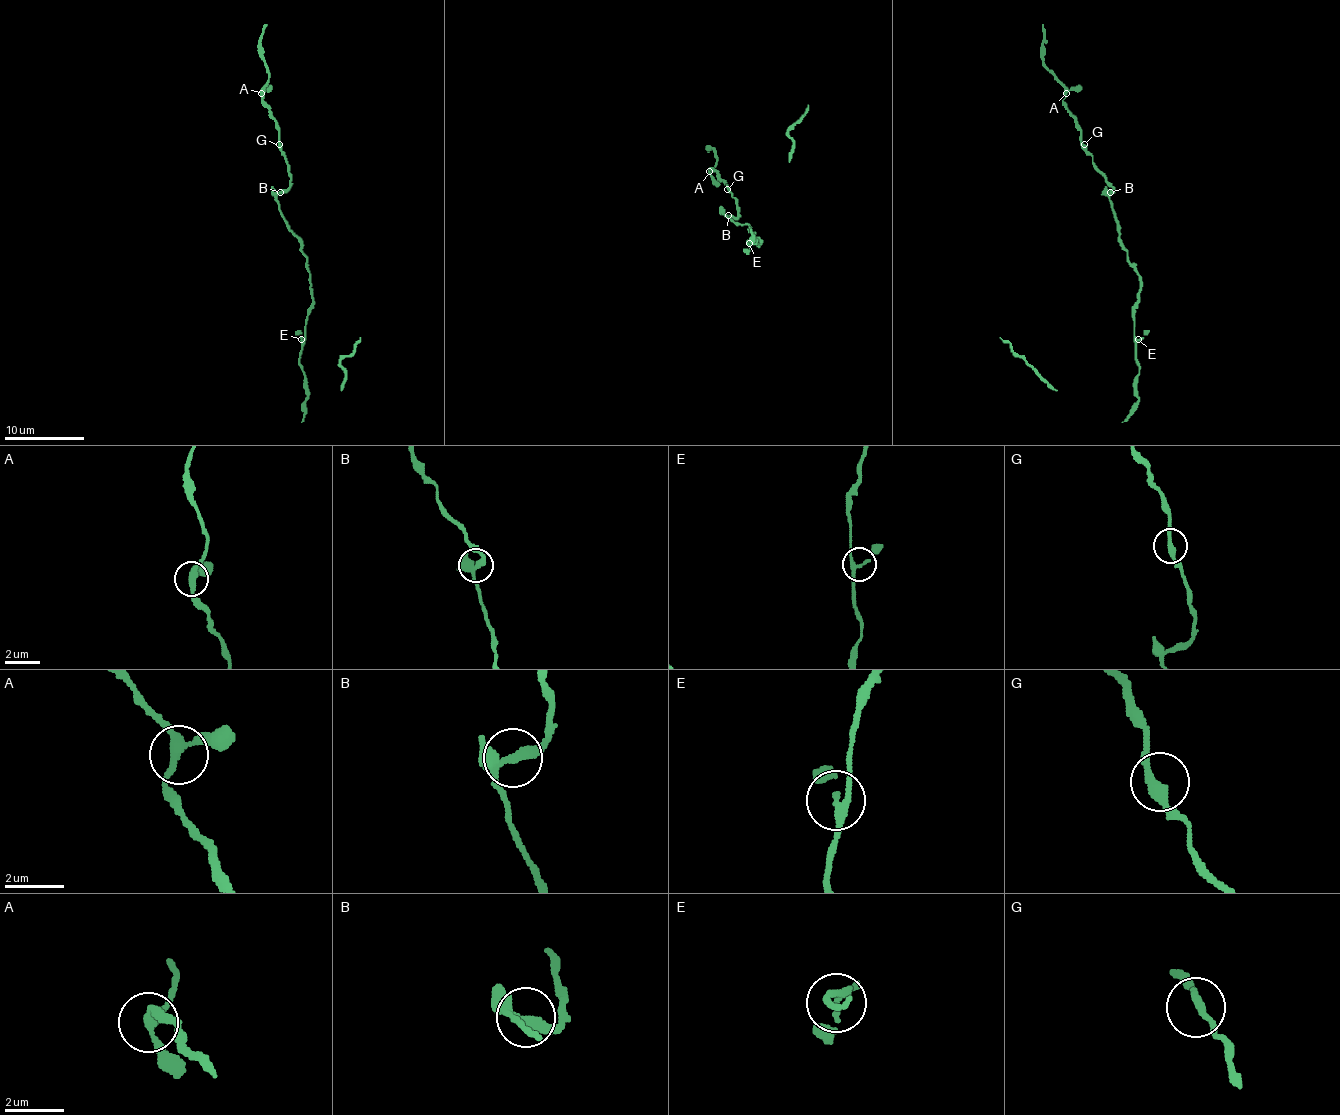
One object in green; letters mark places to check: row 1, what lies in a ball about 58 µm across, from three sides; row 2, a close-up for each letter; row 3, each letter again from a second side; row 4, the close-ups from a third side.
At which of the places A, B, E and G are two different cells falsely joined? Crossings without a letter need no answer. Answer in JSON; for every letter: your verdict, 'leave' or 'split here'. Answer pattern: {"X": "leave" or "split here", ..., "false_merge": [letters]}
{"A": "leave", "B": "leave", "E": "leave", "G": "leave", "false_merge": []}

